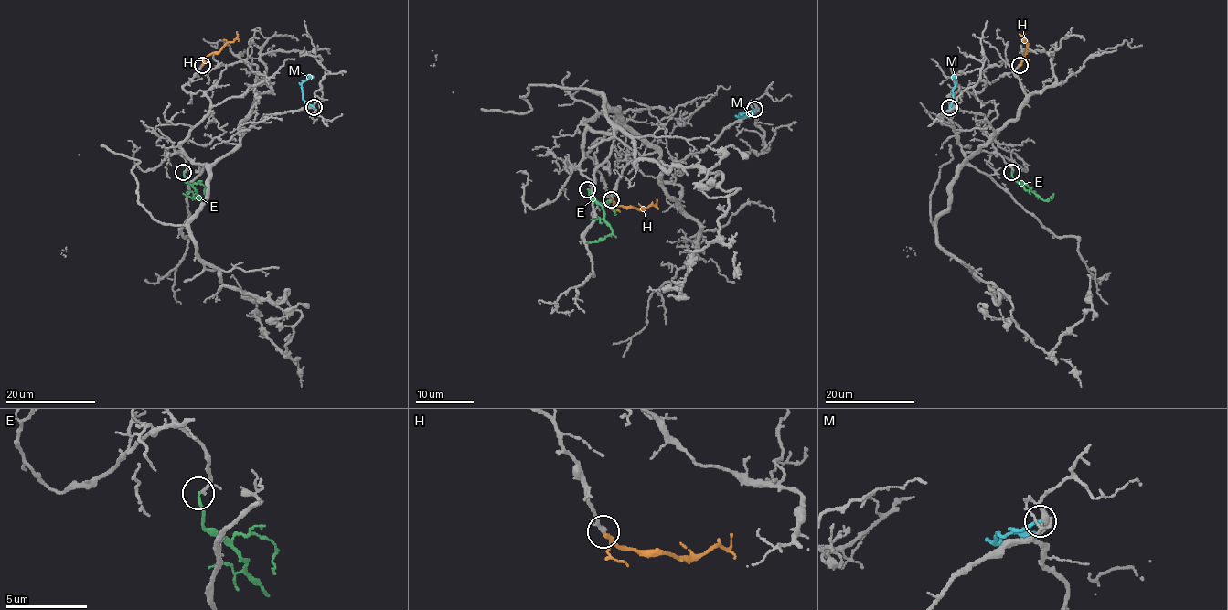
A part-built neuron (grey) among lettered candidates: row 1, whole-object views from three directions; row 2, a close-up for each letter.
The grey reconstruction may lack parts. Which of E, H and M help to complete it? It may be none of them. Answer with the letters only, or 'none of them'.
E, H

